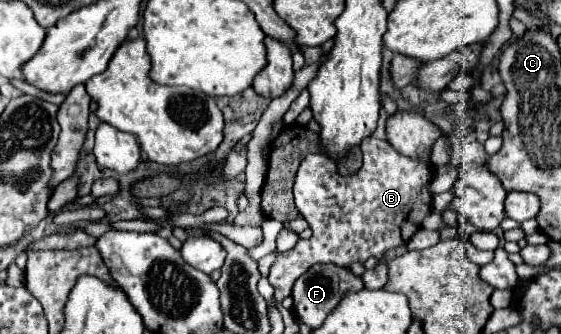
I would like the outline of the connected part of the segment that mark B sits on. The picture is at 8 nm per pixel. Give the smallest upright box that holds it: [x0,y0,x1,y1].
[270,137,434,303]

